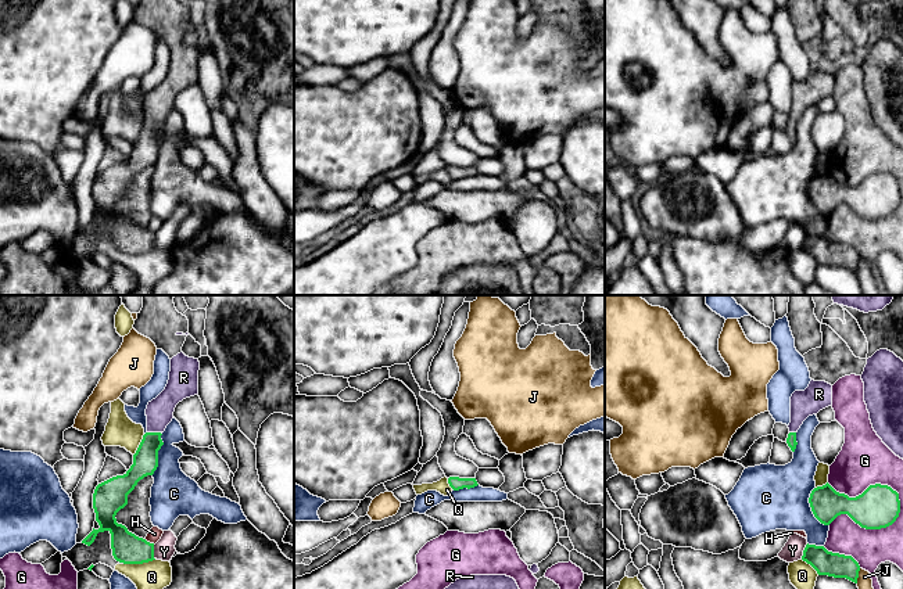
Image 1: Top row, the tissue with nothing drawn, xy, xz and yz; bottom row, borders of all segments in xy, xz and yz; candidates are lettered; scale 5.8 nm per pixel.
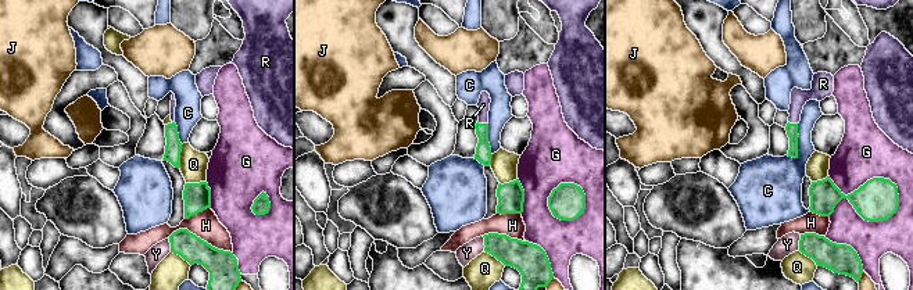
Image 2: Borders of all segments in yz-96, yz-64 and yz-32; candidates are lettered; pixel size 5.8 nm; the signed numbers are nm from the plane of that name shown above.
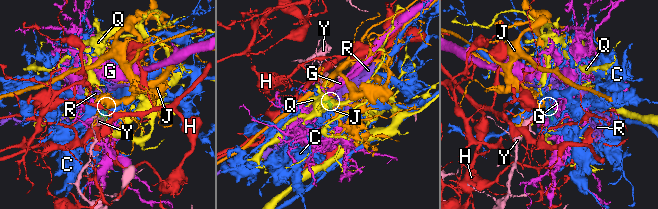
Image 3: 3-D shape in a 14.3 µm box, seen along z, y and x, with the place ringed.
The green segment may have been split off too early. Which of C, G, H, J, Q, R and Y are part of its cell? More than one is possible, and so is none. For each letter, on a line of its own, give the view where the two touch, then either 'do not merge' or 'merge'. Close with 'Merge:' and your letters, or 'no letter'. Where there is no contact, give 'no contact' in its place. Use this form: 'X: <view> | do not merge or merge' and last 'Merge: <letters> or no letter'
C: yz | do not merge
G: yz | do not merge
H: xy | do not merge
J: yz | do not merge
Q: xy | do not merge
R: xy | merge
Y: yz | do not merge
Merge: R

